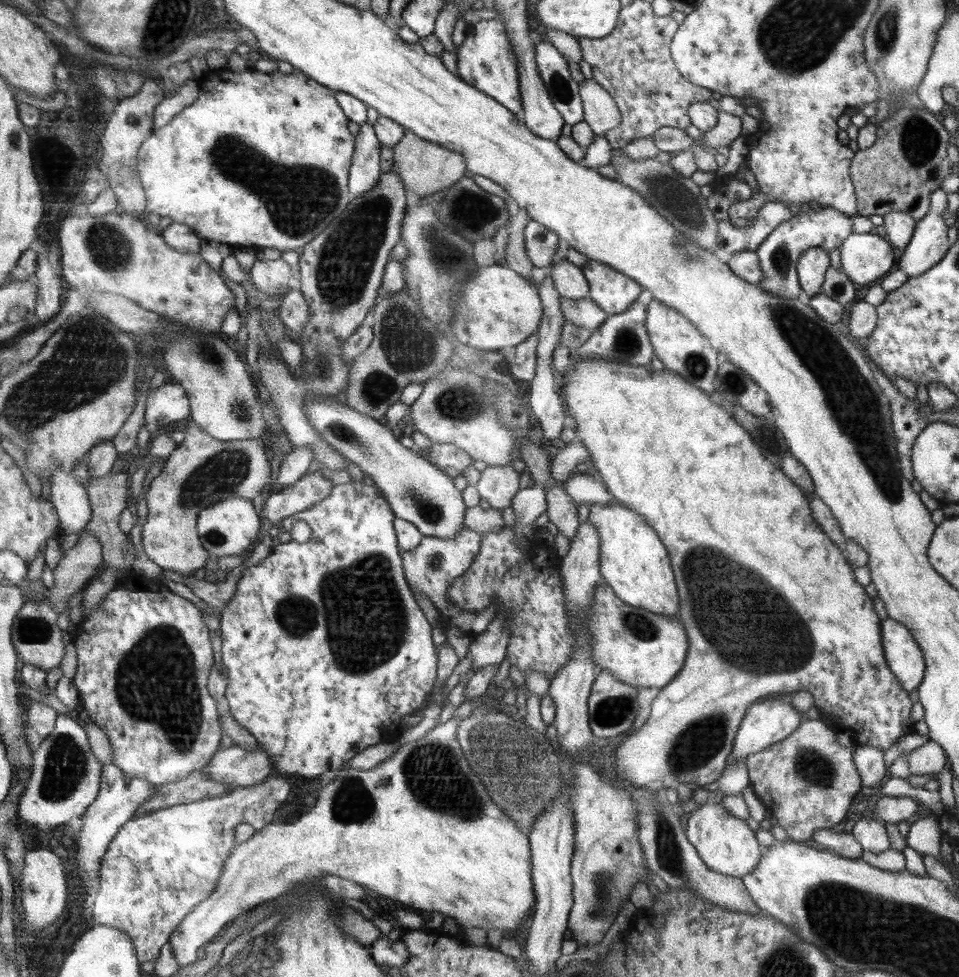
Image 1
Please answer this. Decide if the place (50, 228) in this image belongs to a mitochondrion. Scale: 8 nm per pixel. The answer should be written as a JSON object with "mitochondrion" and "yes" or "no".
{"mitochondrion":"no"}

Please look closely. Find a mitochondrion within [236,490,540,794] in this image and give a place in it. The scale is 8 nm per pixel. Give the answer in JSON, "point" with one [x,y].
{"point":[382,619]}

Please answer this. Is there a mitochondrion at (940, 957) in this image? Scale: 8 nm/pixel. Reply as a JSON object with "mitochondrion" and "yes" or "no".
{"mitochondrion":"yes"}

